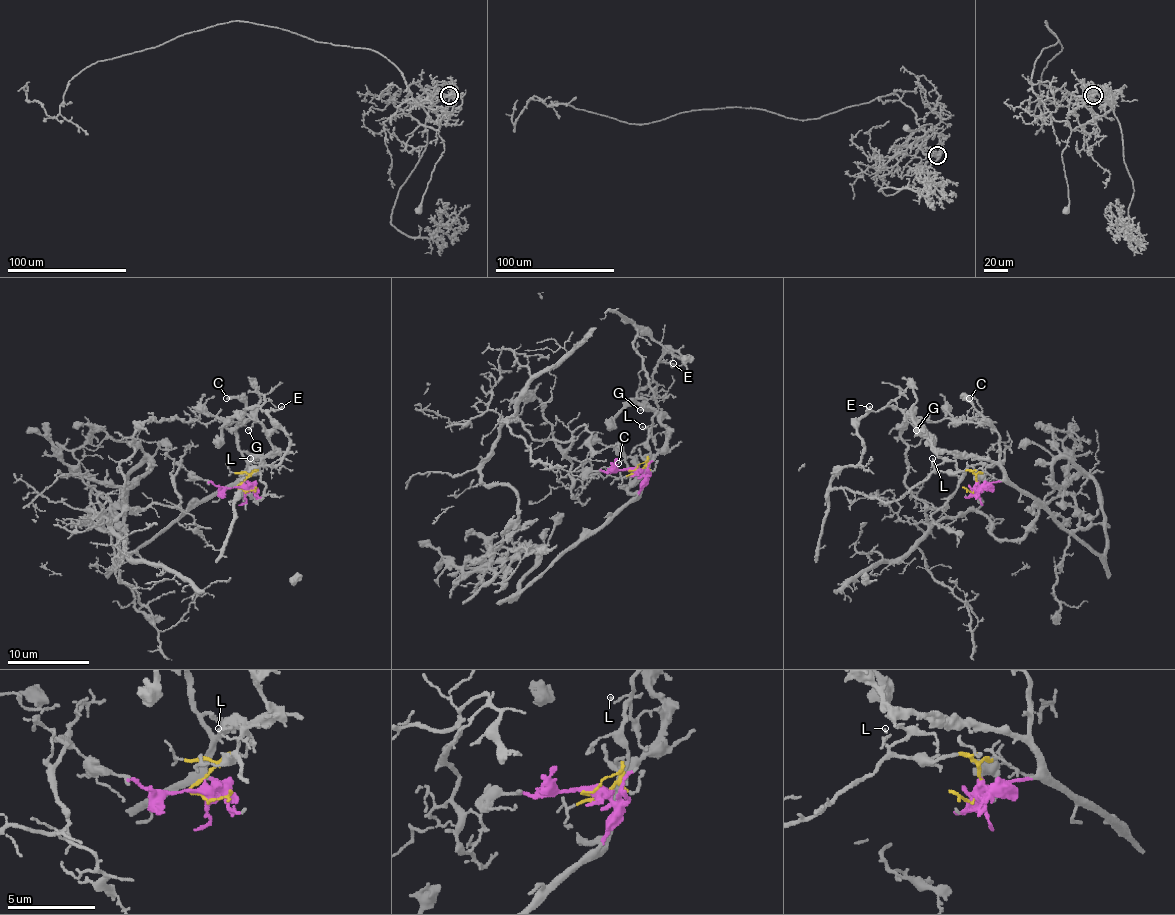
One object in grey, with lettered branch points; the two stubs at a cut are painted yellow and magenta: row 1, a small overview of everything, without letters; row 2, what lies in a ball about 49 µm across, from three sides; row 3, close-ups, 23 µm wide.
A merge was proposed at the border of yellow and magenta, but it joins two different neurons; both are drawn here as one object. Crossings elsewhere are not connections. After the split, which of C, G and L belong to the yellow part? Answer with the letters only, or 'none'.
G, L

